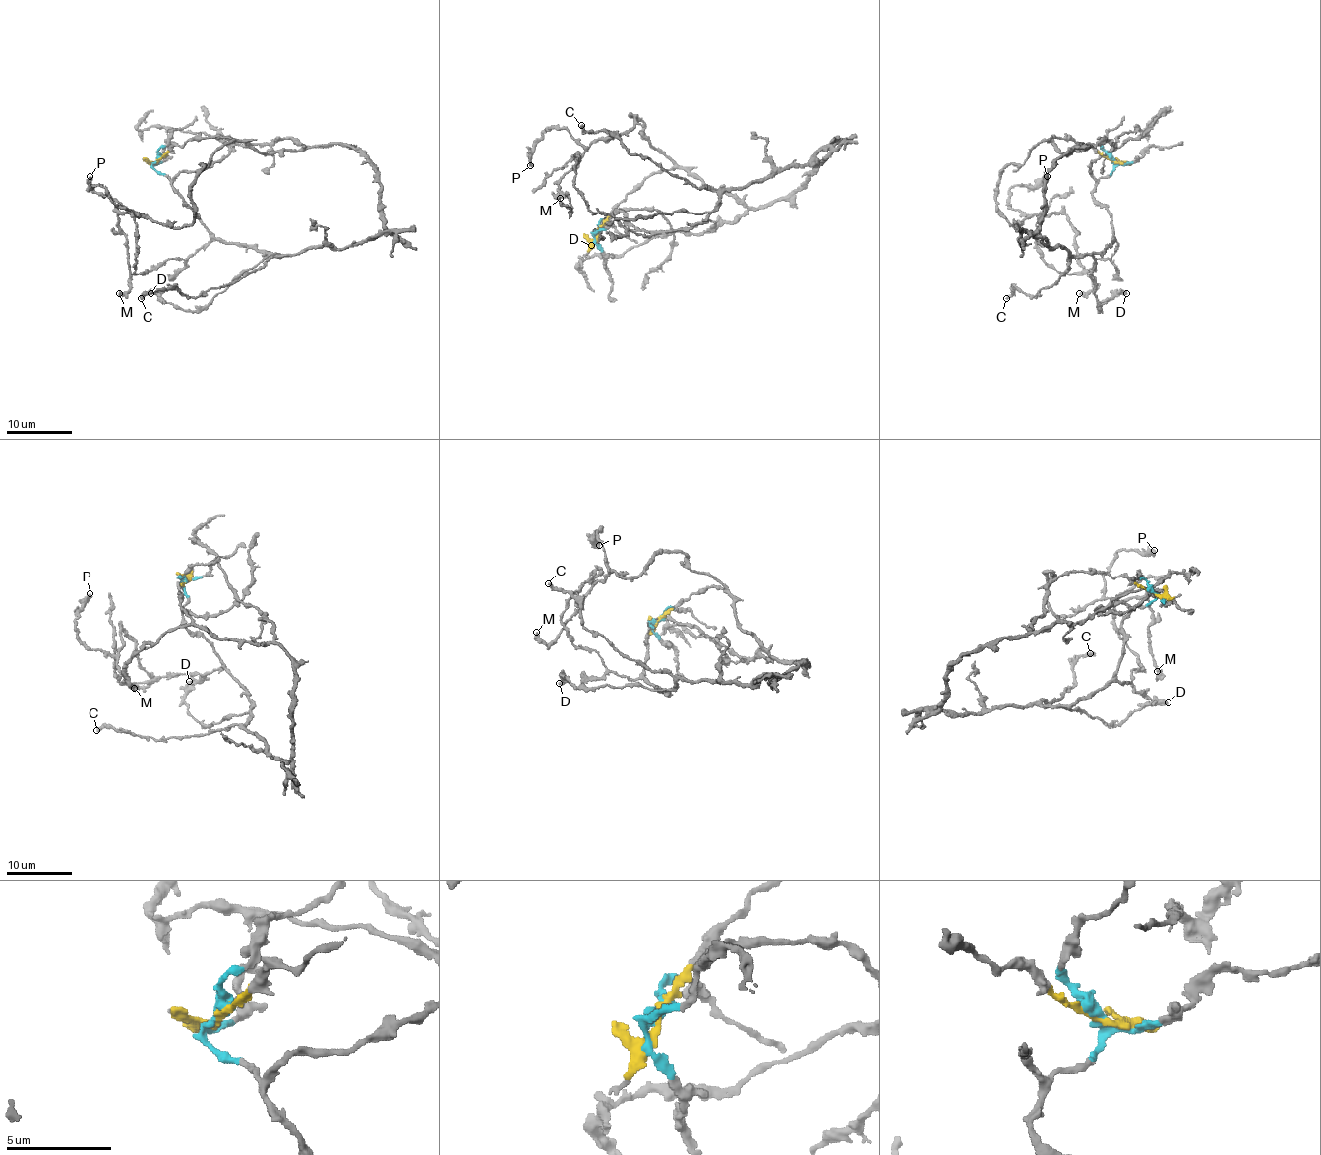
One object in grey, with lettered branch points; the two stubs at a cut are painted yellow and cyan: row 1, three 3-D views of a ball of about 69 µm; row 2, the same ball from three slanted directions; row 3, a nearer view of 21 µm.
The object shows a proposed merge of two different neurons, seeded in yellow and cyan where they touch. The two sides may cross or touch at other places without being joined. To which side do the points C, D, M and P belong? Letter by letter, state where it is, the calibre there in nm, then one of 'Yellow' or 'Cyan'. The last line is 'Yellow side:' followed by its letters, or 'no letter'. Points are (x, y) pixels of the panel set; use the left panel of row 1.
C: Place: (141, 298). Thickness 360 nm. Cyan
D: Place: (150, 293). Thickness 400 nm. Cyan
M: Place: (119, 293). Thickness 360 nm. Yellow
P: Place: (90, 176). Thickness 500 nm. Yellow
Yellow side: M, P

